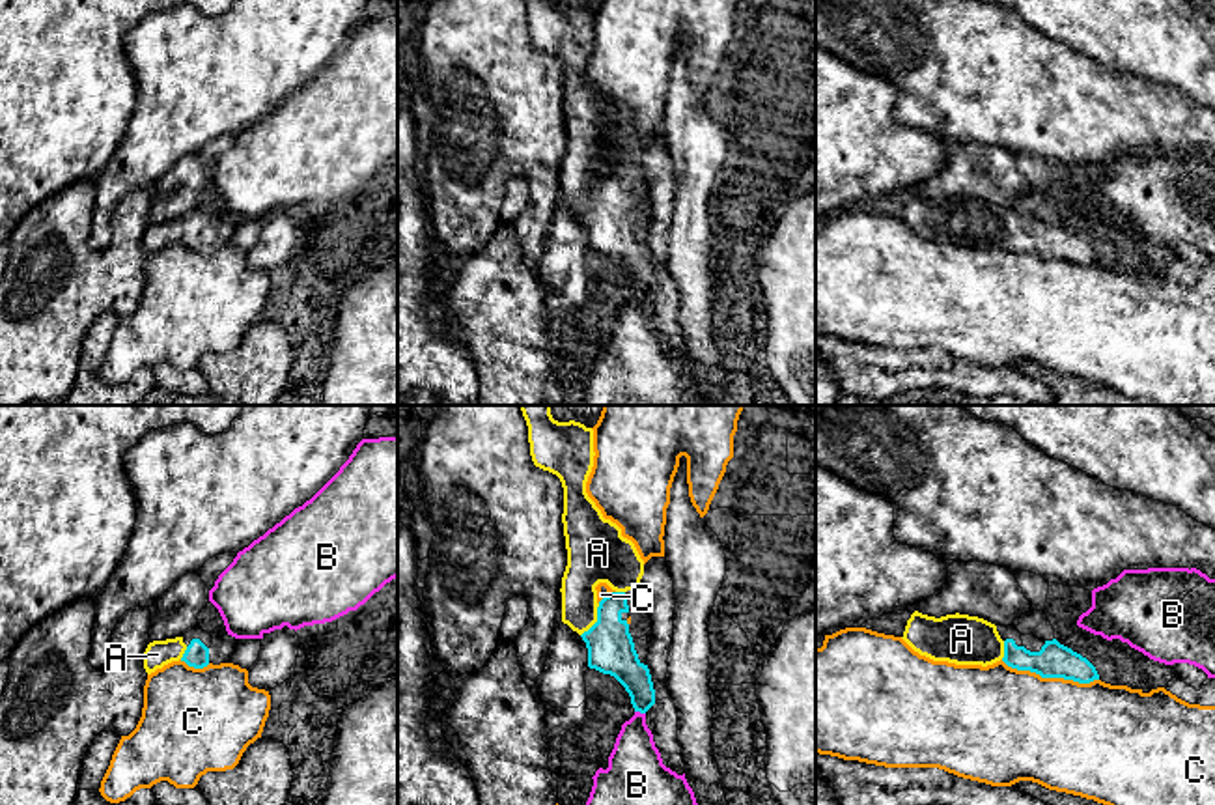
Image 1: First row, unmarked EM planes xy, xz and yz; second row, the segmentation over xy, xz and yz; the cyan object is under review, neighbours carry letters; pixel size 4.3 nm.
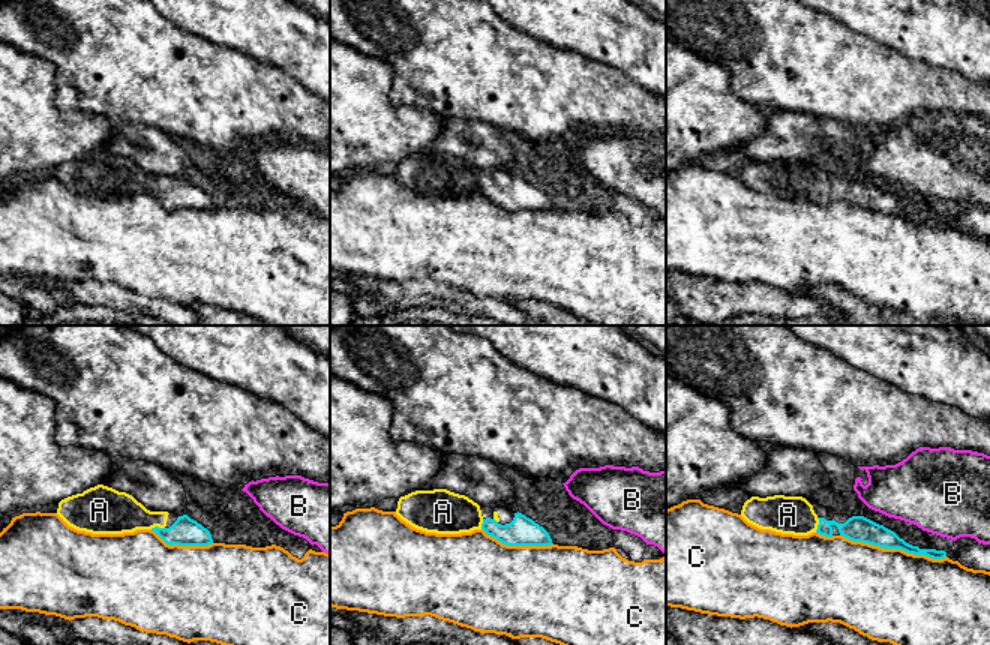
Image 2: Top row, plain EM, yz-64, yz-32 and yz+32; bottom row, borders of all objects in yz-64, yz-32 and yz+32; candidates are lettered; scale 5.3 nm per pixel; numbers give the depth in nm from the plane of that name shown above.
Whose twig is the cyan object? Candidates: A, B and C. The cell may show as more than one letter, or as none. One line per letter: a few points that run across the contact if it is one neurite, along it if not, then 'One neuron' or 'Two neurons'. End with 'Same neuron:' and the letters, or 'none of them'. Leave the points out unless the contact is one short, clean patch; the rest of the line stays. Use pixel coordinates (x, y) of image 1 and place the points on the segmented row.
A: Line: xz (611, 650), (598, 621), (586, 609), (592, 563). One neuron
B: Line: xz (635, 710), (644, 714). Two neurons
C: Two neurons
Same neuron: A

